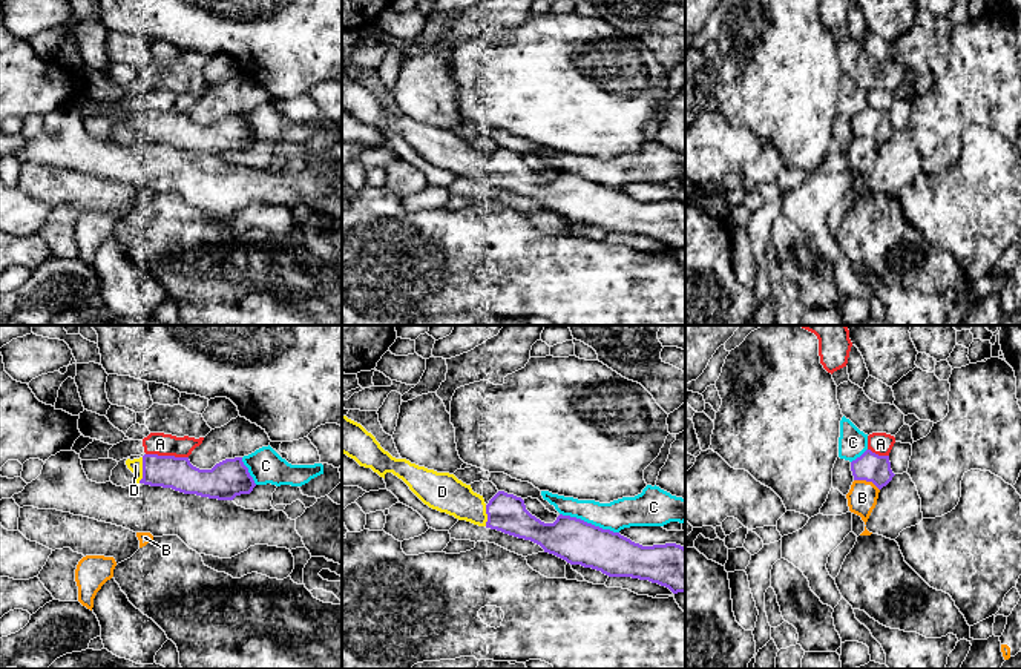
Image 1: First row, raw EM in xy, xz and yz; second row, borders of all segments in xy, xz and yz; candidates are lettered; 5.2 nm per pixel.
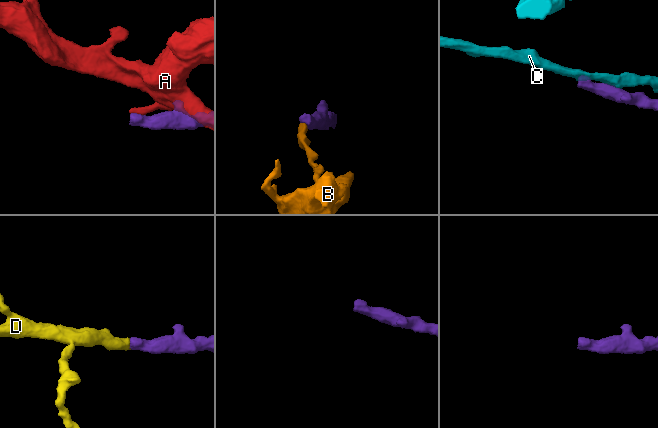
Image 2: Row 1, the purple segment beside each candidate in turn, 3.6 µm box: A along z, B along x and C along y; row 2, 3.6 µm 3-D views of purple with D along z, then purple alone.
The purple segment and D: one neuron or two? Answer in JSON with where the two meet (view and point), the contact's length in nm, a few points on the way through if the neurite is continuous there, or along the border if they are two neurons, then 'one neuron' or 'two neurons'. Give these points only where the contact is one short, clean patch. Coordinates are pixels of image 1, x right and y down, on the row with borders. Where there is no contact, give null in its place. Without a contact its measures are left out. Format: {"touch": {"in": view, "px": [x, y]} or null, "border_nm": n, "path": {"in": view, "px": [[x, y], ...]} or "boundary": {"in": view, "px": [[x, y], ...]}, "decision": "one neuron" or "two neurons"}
{"touch": {"in": "xy", "px": [143, 470]}, "border_nm": 140, "decision": "one neuron"}

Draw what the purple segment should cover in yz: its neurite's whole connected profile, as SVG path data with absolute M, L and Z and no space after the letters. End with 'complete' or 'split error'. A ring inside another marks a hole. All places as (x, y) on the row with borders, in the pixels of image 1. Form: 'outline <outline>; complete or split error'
outline M866 450L851 462L854 480L872 482L878 489L886 486L895 476L891 470L889 456L878 456Z; complete

